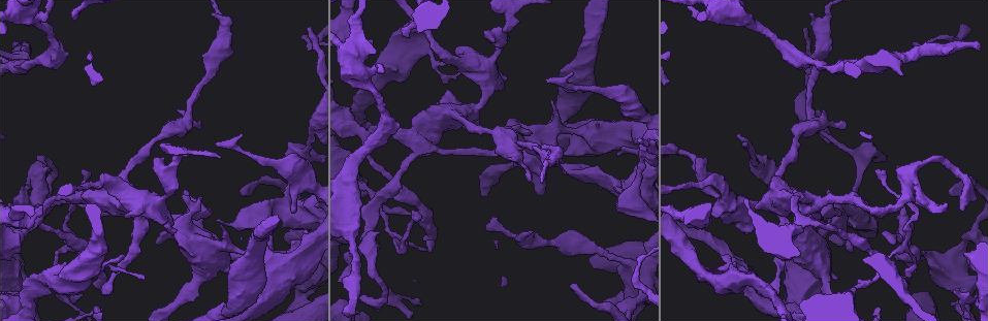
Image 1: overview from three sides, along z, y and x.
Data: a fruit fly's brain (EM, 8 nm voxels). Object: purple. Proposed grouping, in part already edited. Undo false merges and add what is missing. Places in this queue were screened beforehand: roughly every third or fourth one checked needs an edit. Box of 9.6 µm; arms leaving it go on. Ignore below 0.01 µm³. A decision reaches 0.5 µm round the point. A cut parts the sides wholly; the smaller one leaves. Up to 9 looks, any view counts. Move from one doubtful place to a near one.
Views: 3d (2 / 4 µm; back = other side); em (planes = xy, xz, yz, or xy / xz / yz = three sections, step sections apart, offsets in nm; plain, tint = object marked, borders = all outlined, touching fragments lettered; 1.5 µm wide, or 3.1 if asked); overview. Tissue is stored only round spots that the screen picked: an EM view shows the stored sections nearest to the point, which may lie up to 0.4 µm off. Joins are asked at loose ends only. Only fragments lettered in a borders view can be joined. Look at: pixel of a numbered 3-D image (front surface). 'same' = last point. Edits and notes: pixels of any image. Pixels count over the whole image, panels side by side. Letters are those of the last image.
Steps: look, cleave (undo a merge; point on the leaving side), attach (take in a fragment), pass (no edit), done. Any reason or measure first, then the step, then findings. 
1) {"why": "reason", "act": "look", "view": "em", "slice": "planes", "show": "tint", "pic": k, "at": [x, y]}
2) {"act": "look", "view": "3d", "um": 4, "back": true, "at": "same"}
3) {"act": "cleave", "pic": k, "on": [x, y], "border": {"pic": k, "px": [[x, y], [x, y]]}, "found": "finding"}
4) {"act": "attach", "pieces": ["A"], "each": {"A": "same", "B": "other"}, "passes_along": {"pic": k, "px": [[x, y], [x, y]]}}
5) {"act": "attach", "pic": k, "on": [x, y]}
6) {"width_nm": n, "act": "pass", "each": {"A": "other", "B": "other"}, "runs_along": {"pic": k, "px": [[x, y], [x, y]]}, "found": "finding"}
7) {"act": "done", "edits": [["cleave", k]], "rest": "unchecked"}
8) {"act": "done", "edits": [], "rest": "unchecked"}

{"why": "tapers out", "act": "look", "view": "em", "slice": "xz", "step": 8, "show": "tint", "pic": 1, "at": [101, 309]}

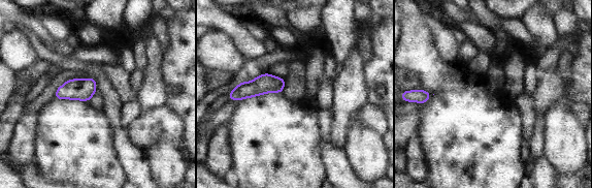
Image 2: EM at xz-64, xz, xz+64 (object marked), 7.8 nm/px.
{"why": "another direction", "act": "look", "view": "em", "slice": "yz", "step": 8, "show": "borders", "at": "same"}

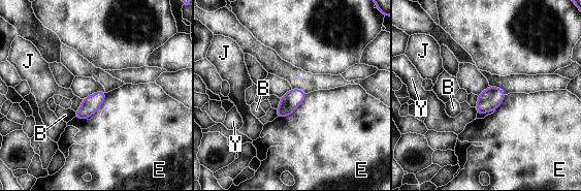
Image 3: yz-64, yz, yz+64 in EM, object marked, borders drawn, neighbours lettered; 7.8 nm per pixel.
{"act": "pass", "each": {"B": "other", "E": "other", "J": "other", "Y": "other"}, "border": {"pic": 3, "px": [[106, 93], [92, 115], [74, 118]]}, "found": "no lettered fragment goes on from it"}

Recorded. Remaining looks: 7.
{"why": "an open end", "act": "look", "view": "3d", "um": 2, "pic": 1, "at": [505, 79]}

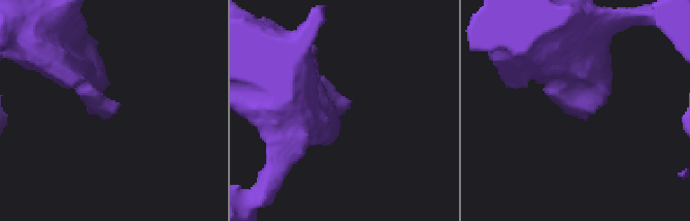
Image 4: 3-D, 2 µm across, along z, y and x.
{"why": "need the tissue", "act": "look", "view": "em", "slice": "planes", "show": "borders", "pic": 4, "at": [344, 101]}

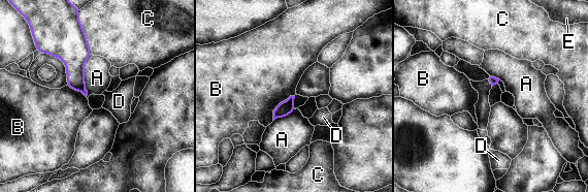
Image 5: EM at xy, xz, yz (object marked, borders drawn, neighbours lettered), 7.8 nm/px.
{"act": "pass", "each": {"A": "other", "B": "other", "C": "other", "D": "other", "E": "other"}, "border": {"pic": 5, "px": [[294, 95], [275, 106], [272, 120]]}, "found": "none of them fits"}

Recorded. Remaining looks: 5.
{"act": "look", "view": "3d", "um": 4, "pic": 1, "at": [530, 182]}

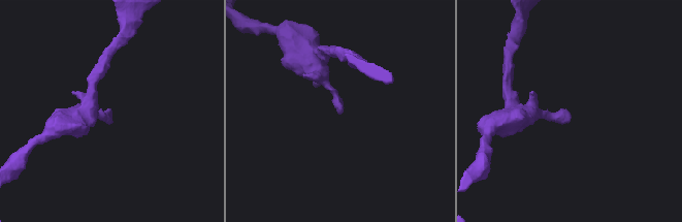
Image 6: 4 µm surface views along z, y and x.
{"why": "need the tissue", "act": "look", "view": "em", "slice": "yz", "step": 4, "show": "tint", "pic": 6, "at": [109, 114]}

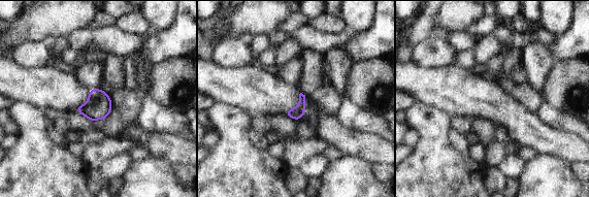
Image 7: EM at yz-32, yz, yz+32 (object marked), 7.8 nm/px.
{"act": "look", "view": "em", "slice": "xz", "step": 4, "show": "borders", "at": "same"}

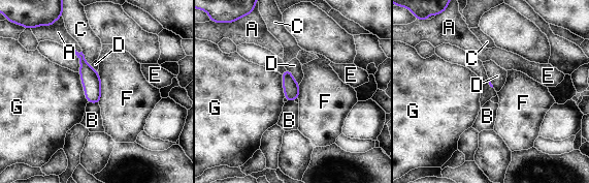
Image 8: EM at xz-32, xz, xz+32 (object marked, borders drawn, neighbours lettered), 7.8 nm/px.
{"width_nm": 130, "act": "pass", "each": {"A": "other", "B": "other", "C": "other", "D": "other", "E": "other", "F": "other", "G": "other"}, "found": "no lettered fragment goes on from it"}

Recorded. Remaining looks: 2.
{"act": "look", "view": "em", "slice": "planes", "show": "borders", "pic": 1, "at": [640, 139]}

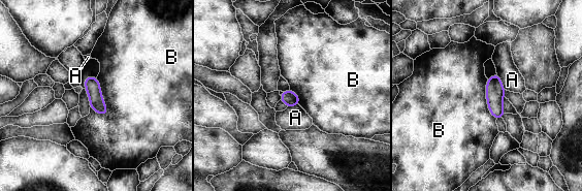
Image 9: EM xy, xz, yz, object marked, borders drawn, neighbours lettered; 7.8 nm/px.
{"width_nm": 120, "act": "pass", "each": {"A": "other", "B": "other"}, "border": {"pic": 9, "px": [[96, 76], [108, 112], [105, 116]]}, "found": "no lettered fragment goes on from it"}

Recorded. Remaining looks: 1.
{"act": "done", "edits": [], "rest": "unchecked"}

